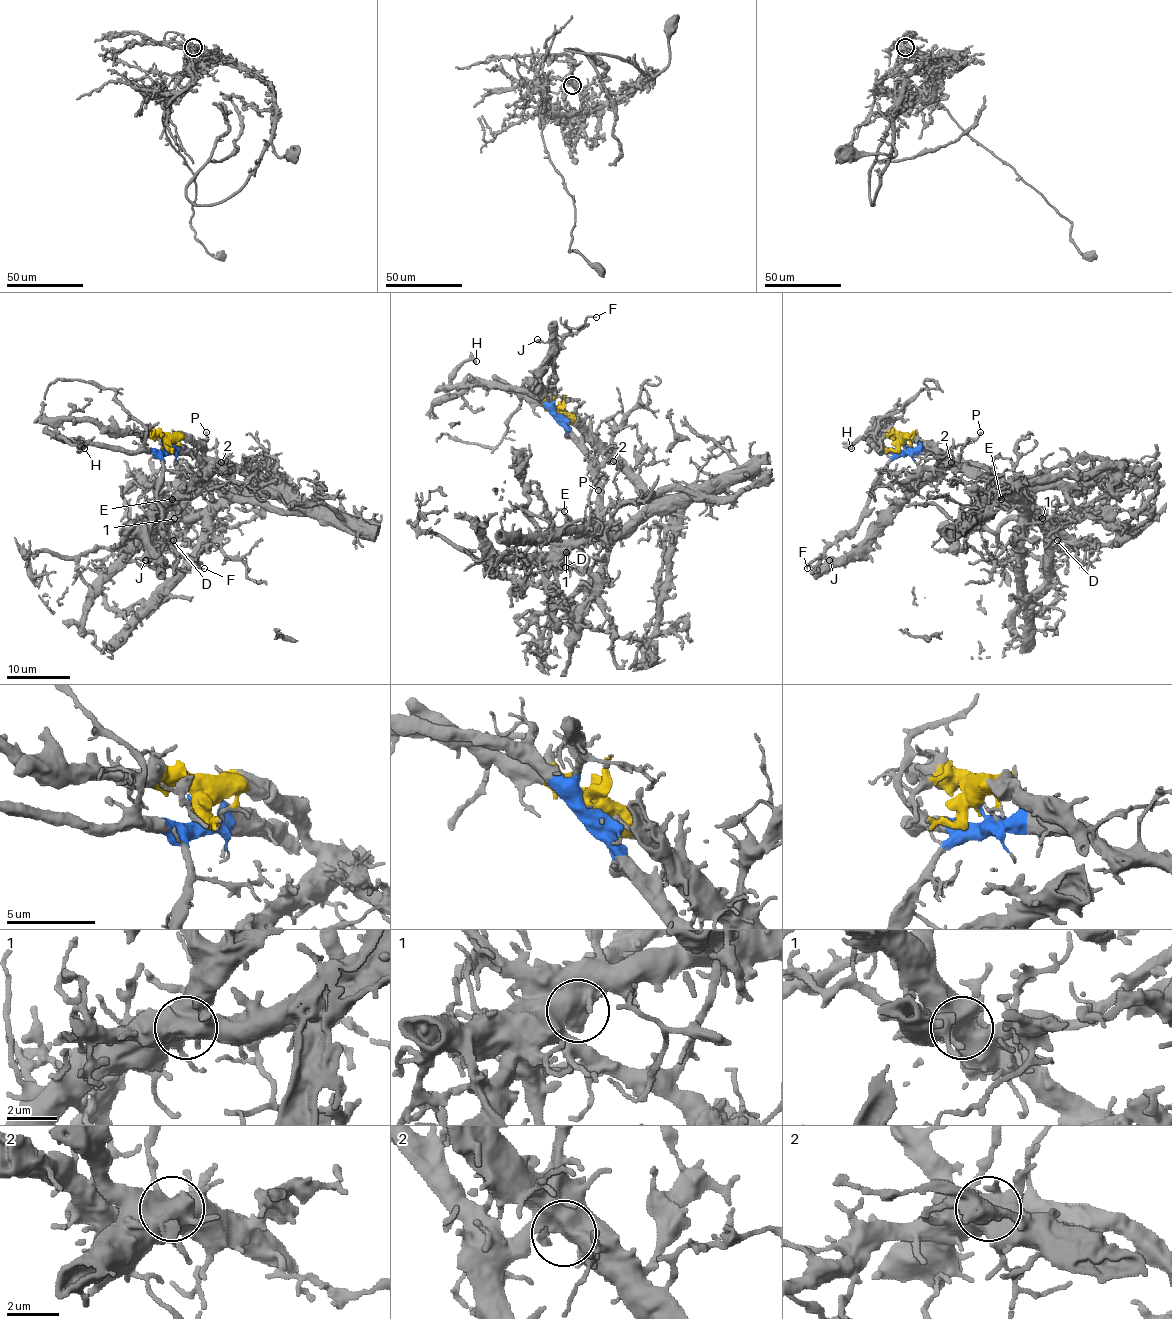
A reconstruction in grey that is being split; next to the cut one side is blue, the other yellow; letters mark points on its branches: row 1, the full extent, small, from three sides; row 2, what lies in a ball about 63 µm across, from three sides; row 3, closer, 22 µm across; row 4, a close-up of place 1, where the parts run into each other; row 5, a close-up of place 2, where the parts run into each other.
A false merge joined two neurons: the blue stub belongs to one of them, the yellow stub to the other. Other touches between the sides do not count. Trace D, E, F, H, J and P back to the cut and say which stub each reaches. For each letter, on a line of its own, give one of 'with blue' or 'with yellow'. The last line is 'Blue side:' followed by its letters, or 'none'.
D: with blue
E: with yellow
F: with blue
H: with yellow
J: with yellow
P: with blue
Blue side: D, F, P

